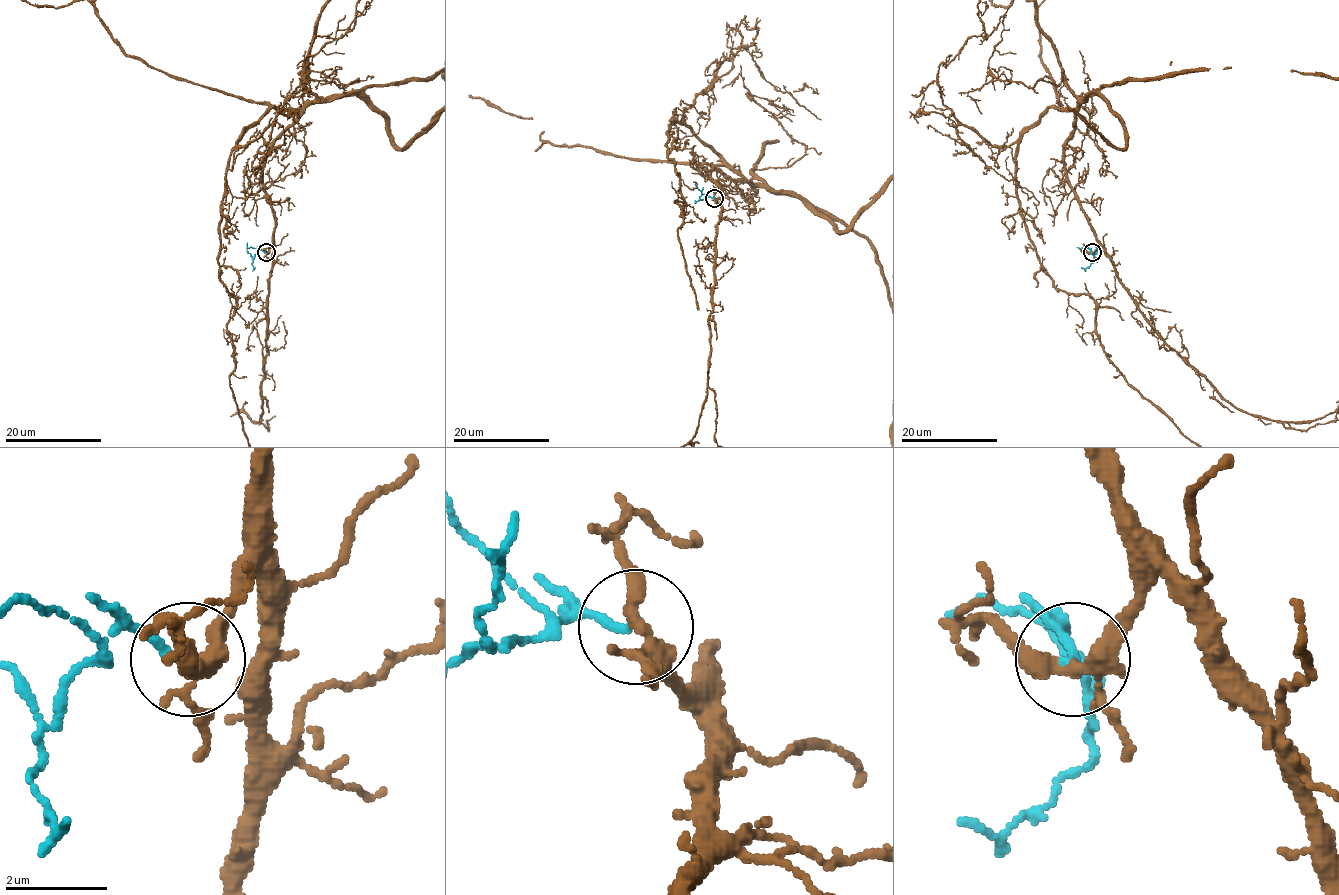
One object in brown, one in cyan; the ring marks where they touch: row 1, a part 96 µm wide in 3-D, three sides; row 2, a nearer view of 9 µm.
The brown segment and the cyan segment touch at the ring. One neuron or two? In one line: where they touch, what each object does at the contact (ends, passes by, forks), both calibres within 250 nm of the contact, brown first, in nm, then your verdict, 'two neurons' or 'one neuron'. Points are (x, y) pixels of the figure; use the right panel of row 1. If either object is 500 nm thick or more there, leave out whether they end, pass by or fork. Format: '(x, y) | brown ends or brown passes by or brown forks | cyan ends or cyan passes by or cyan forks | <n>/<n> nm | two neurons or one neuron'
(1092, 252) | brown forks | cyan ends | 280/180 nm | one neuron

